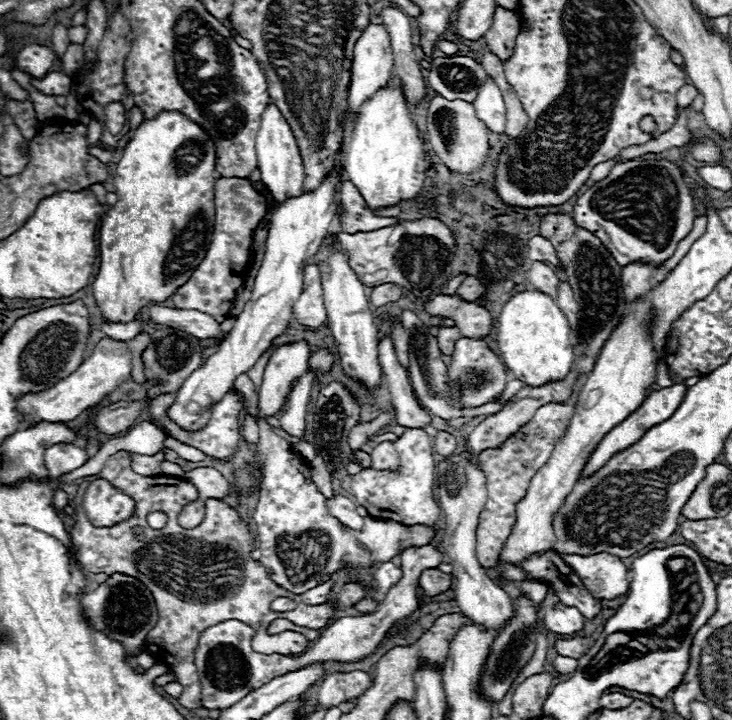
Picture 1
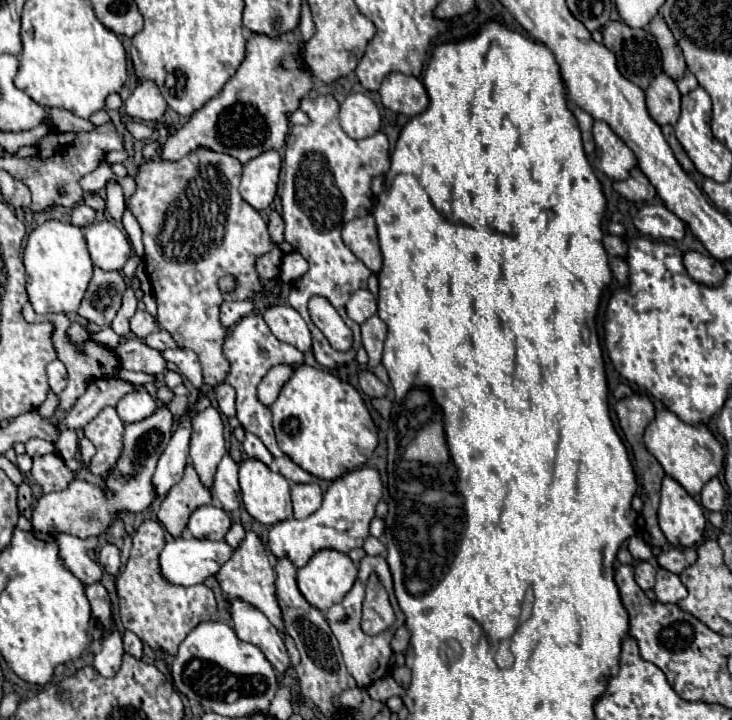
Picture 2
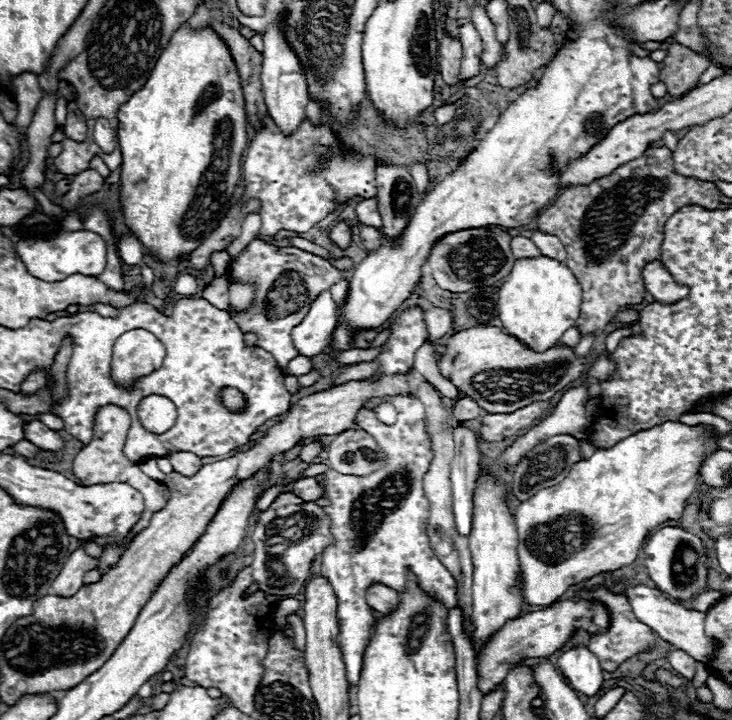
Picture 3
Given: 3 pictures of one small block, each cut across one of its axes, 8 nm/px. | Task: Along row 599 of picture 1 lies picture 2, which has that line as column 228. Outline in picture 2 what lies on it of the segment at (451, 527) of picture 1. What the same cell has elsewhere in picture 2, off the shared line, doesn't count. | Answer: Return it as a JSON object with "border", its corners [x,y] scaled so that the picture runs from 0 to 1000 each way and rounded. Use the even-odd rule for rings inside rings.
{"border":[[[309,631],[298,644],[292,661],[292,692],[303,700],[309,711],[317,711],[328,700],[328,675],[325,675],[325,644]]]}

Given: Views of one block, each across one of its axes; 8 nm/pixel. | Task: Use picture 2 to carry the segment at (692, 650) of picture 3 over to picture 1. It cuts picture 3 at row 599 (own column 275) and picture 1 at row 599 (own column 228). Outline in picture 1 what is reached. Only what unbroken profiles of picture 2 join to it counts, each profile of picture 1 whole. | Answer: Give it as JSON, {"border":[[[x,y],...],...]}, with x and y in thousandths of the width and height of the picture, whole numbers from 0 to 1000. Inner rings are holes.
{"border":[[[809,769],[803,775],[770,772],[770,781],[787,792],[801,819],[820,833],[839,833],[844,828],[858,825],[858,789],[850,783],[844,772],[836,769]]]}

